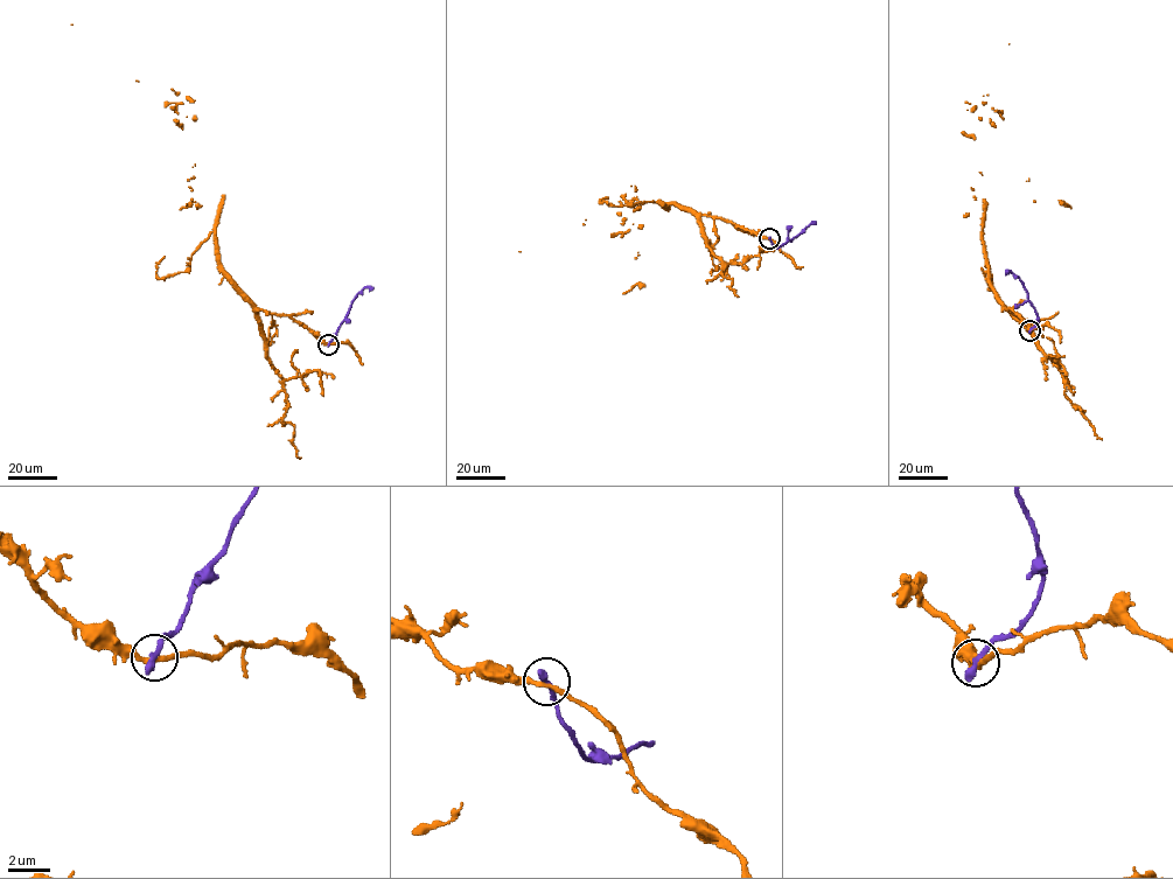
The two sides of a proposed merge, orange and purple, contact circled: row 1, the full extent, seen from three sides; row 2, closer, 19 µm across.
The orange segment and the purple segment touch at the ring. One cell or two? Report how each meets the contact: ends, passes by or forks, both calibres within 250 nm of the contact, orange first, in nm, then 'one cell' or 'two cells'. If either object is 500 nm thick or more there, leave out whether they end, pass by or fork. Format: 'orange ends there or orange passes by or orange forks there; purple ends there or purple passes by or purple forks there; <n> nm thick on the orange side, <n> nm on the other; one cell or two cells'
orange passes by; purple ends there; 240 nm thick on the orange side, 400 nm on the other; two cells

